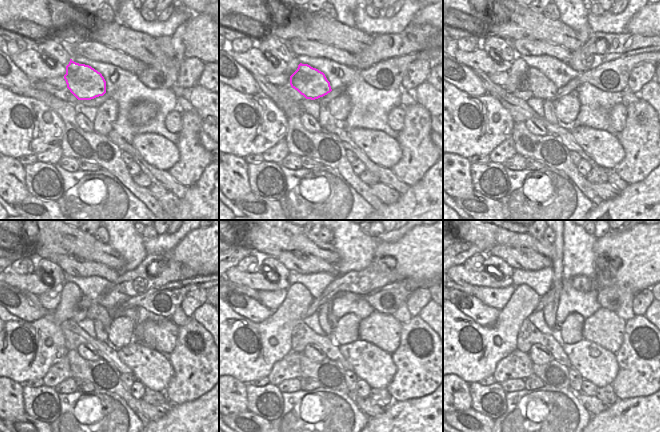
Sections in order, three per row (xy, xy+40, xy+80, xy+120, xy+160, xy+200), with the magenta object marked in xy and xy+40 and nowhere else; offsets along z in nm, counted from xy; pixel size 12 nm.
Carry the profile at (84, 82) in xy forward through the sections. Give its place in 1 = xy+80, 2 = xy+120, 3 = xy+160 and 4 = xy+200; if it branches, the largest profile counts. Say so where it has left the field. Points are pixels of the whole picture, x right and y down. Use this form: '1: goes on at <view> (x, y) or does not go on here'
1: goes on at xy+80 (533, 80)
2: goes on at xy+120 (94, 312)
3: goes on at xy+160 (332, 320)
4: goes on at xy+200 (557, 327)

